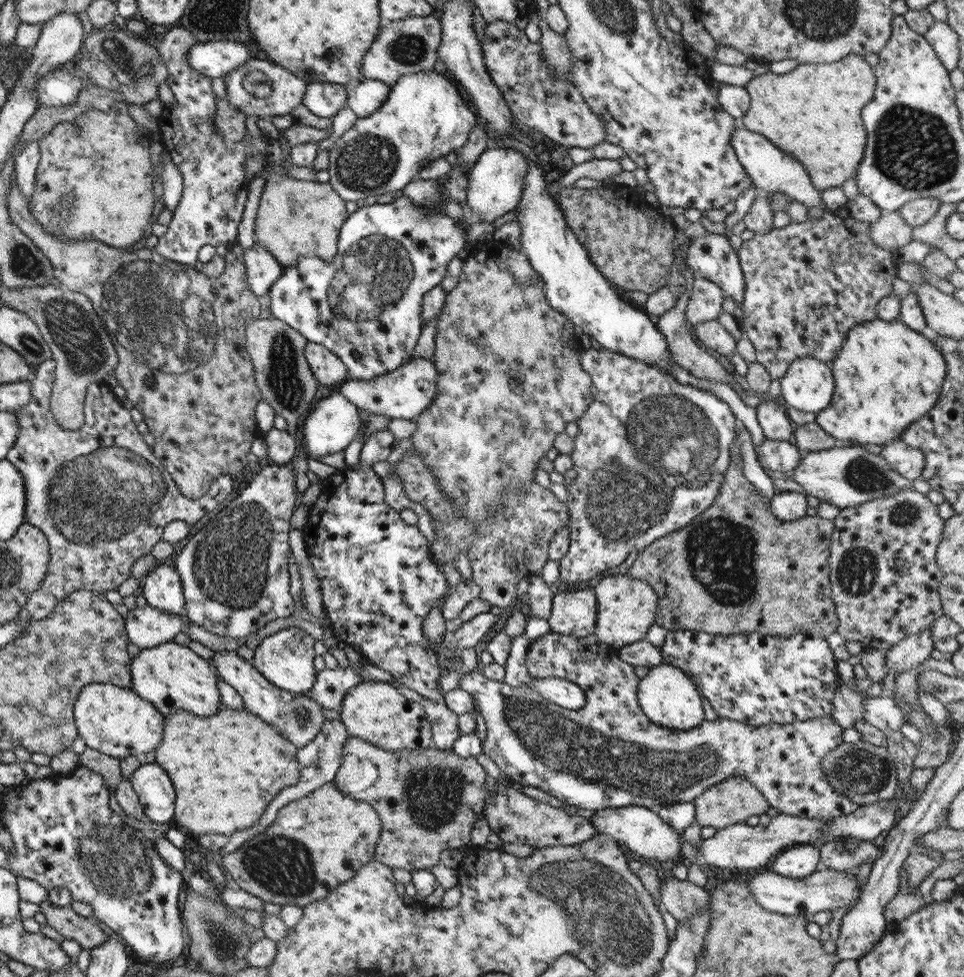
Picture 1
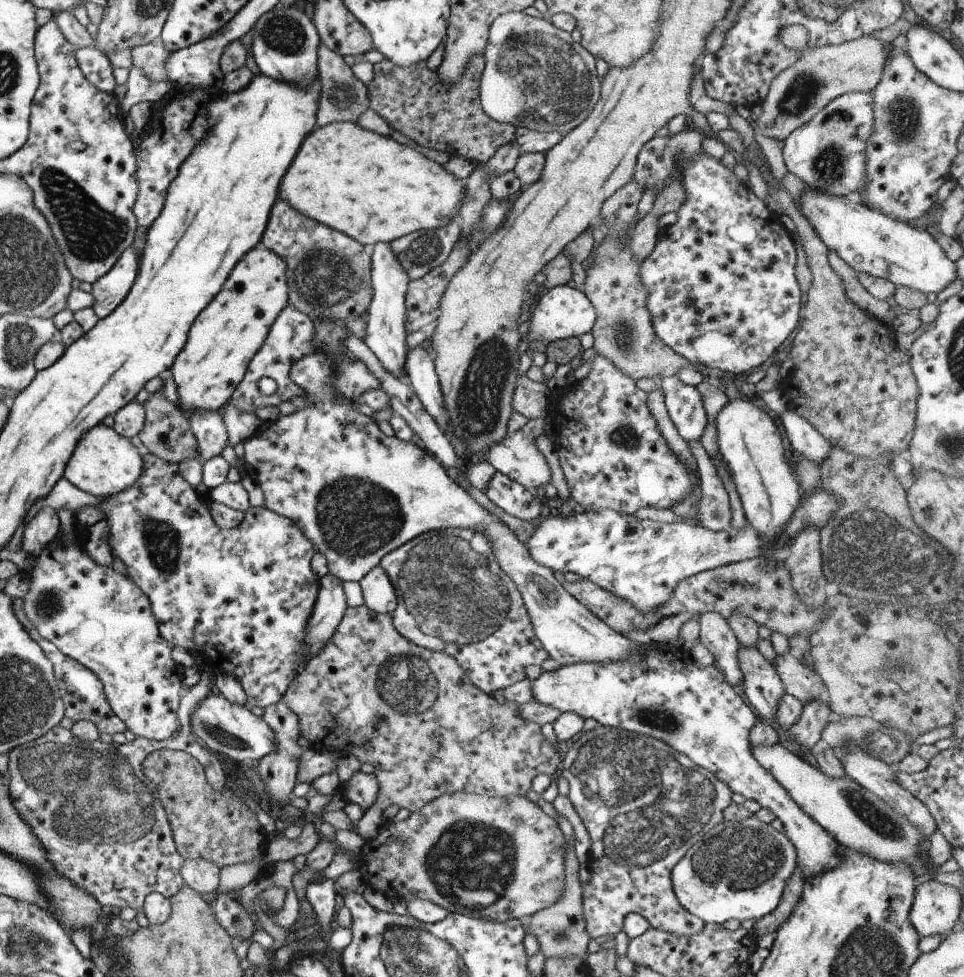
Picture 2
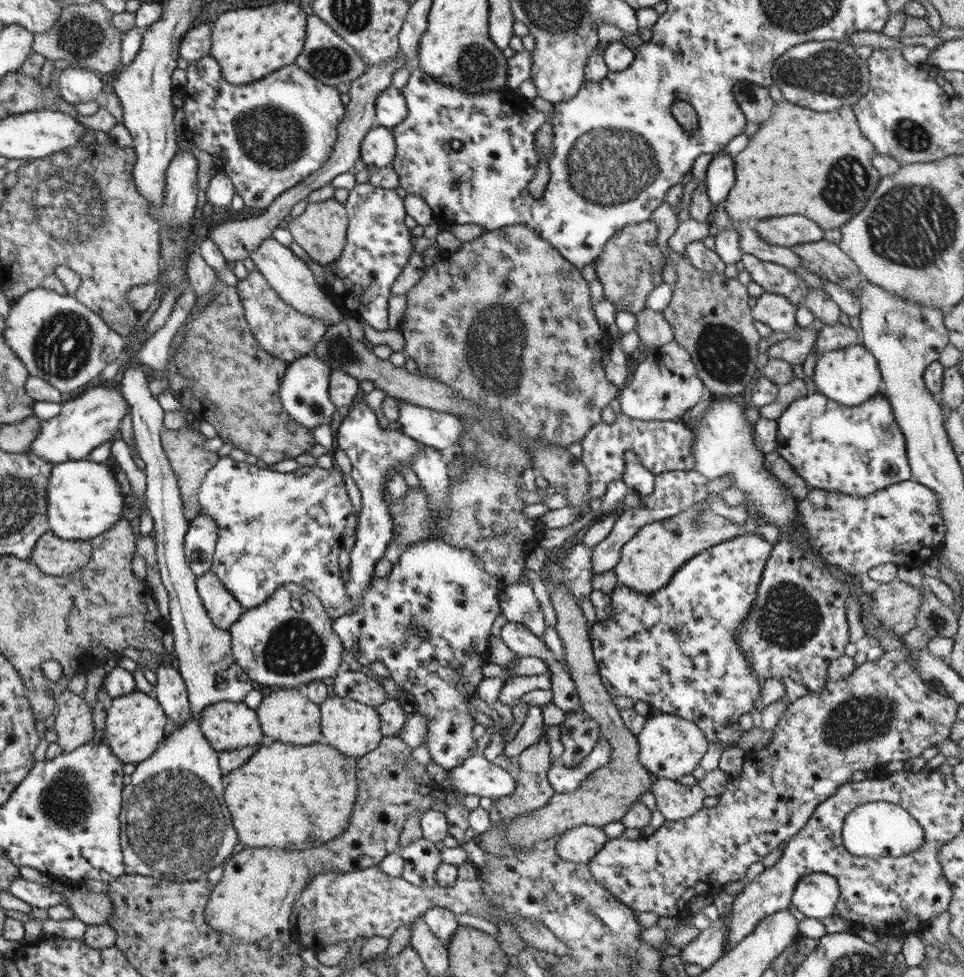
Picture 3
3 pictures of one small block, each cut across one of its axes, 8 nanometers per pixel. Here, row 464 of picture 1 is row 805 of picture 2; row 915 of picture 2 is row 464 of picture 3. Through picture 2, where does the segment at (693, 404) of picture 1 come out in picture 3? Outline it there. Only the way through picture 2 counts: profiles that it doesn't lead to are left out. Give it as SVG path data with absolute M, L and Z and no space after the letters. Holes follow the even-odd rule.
M616 414L615 420L611 422L611 424L607 425L603 423L602 421L598 424L595 424L587 433L585 433L585 436L581 438L581 449L582 449L582 456L580 458L580 462L582 463L582 466L586 468L589 476L589 489L587 489L587 501L589 505L596 504L601 496L605 492L605 488L607 488L607 484L609 482L613 482L613 480L619 480L621 479L621 474L625 471L626 463L624 461L625 454L627 452L631 452L633 455L636 455L636 458L638 459L639 465L648 472L651 472L651 474L661 474L661 473L672 473L672 472L679 472L679 471L692 471L692 466L694 466L694 461L692 460L692 449L690 446L693 444L693 437L690 434L690 430L685 428L683 422L681 421L657 421L657 420L647 420L647 421L641 421L641 420L635 420L633 418L628 418L625 416L625 414Z

